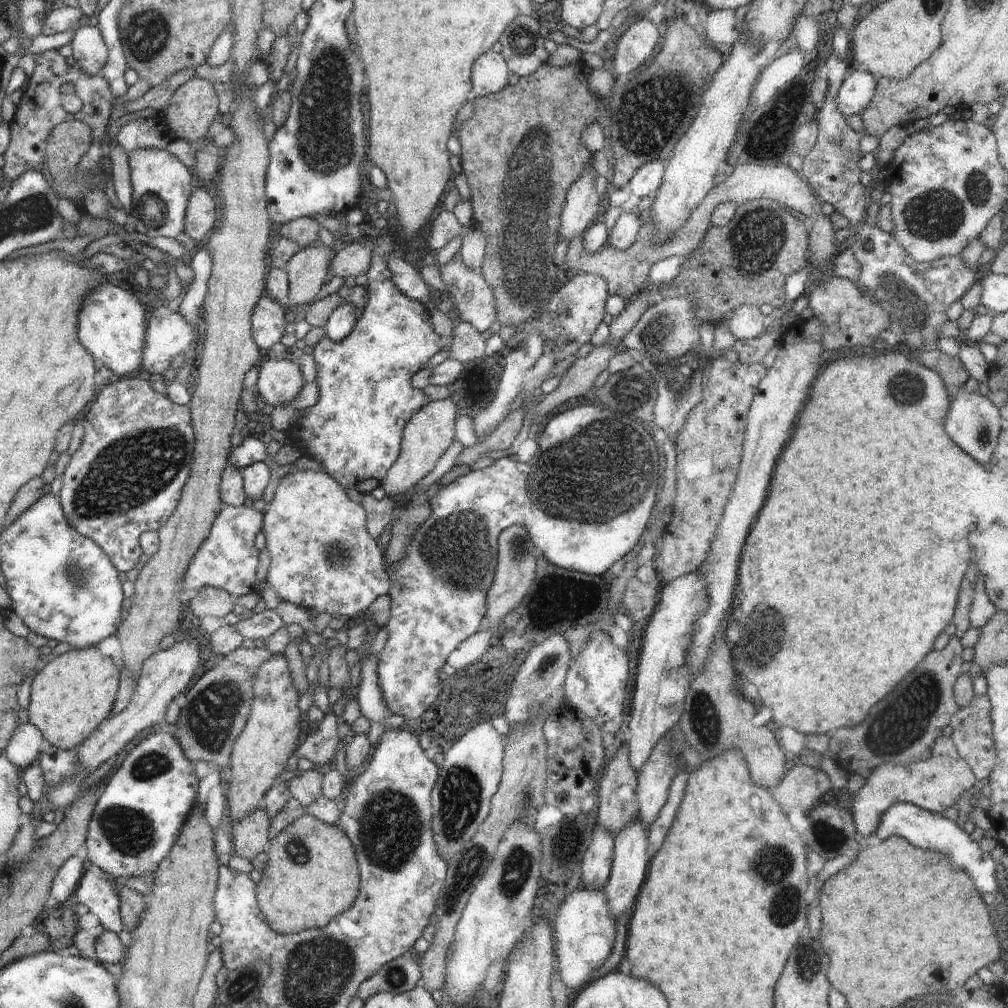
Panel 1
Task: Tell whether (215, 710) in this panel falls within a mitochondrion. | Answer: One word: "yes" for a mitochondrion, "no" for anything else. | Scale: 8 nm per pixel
yes

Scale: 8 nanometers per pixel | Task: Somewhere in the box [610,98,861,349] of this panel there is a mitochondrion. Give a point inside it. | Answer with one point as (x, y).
(757, 237)

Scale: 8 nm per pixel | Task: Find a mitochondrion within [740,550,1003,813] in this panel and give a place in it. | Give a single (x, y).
(922, 697)

